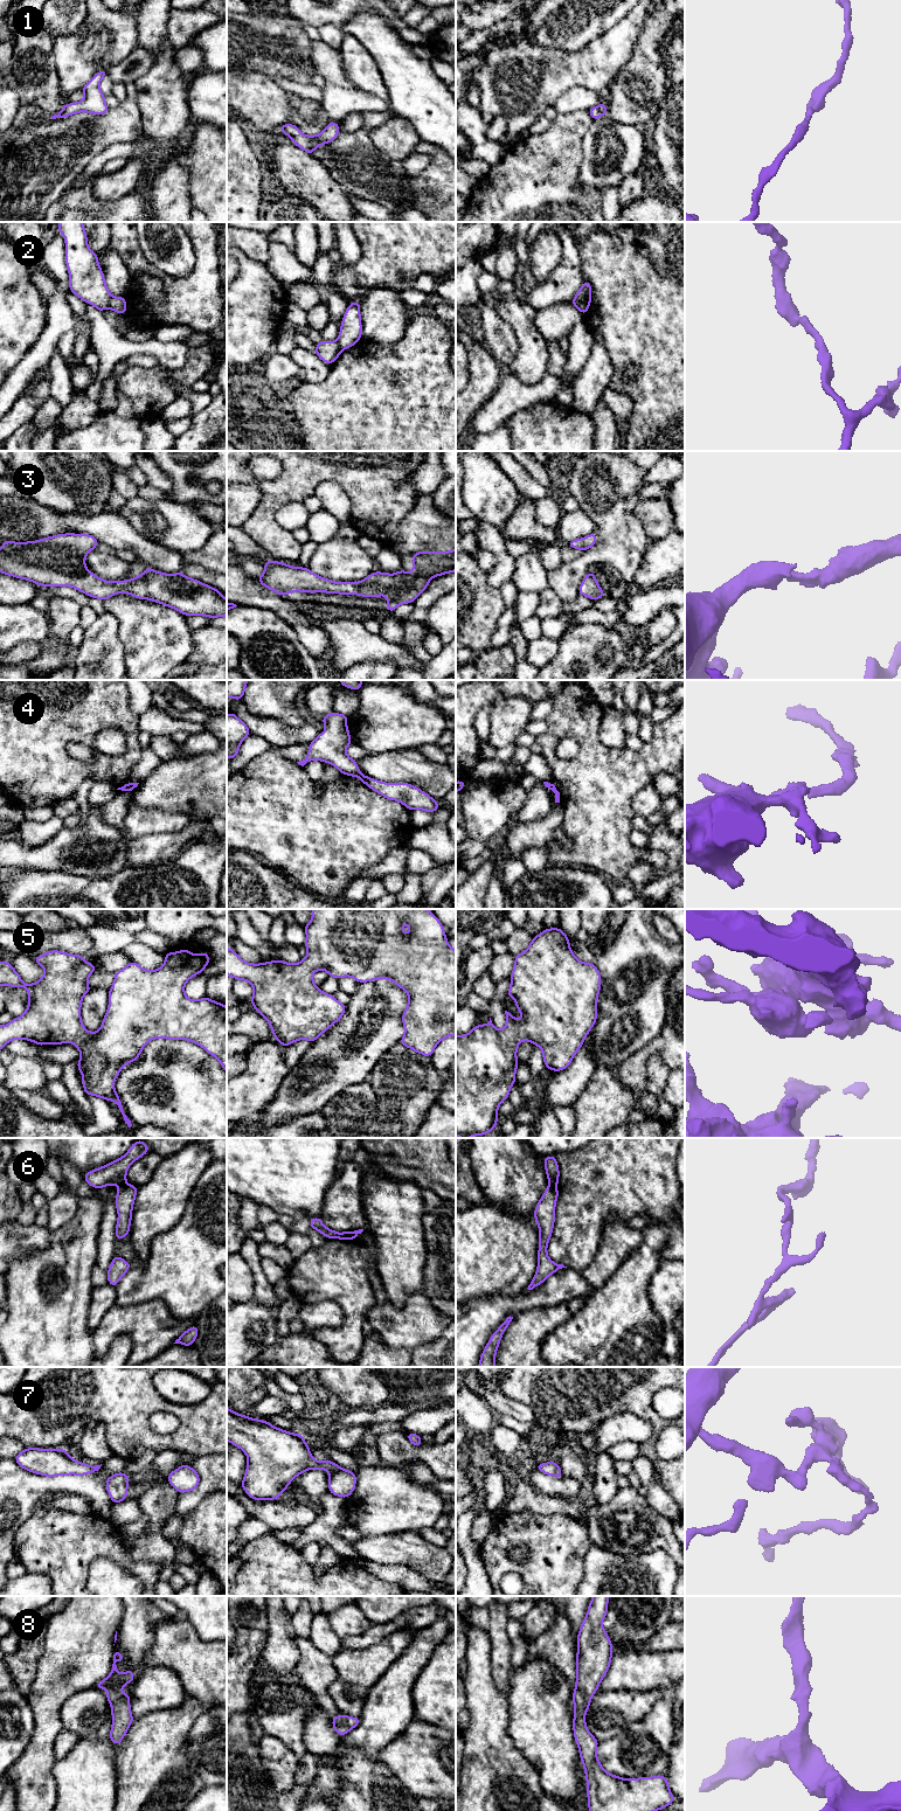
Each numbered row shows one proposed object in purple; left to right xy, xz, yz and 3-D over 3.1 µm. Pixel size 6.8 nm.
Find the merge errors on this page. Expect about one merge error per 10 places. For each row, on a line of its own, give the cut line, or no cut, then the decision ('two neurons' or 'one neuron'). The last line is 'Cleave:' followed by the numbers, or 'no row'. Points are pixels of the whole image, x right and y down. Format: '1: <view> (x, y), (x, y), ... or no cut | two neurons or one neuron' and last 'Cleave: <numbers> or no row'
1: no cut | one neuron
2: xy (111, 296), (109, 307) | two neurons
3: no cut | one neuron
4: xy (131, 784), (129, 790) | two neurons
5: no cut | one neuron
6: yz (549, 1184), (555, 1187) | two neurons
7: no cut | one neuron
8: no cut | one neuron
Cleave: 2, 4, 6

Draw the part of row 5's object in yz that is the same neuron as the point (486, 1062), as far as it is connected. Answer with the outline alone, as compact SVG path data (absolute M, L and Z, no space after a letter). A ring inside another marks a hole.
M560 928L545 929L534 936L529 946L514 957L515 964L511 974L507 995L513 998L522 1018L517 1020L505 1011L506 1026L498 1031L490 1021L476 1025L465 1035L456 1035L456 1137L471 1138L484 1136L495 1129L498 1108L508 1098L511 1087L515 1083L518 1068L517 1050L520 1041L529 1041L542 1050L546 1068L553 1071L564 1070L582 1047L589 1031L597 1019L597 998L601 988L601 974L592 963L583 963L573 953L569 938Z

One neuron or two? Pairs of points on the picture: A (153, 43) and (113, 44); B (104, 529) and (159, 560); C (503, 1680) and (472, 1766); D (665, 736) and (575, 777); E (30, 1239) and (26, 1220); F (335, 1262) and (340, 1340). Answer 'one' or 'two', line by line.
A: two
B: one
C: two
D: one
E: two
F: one

